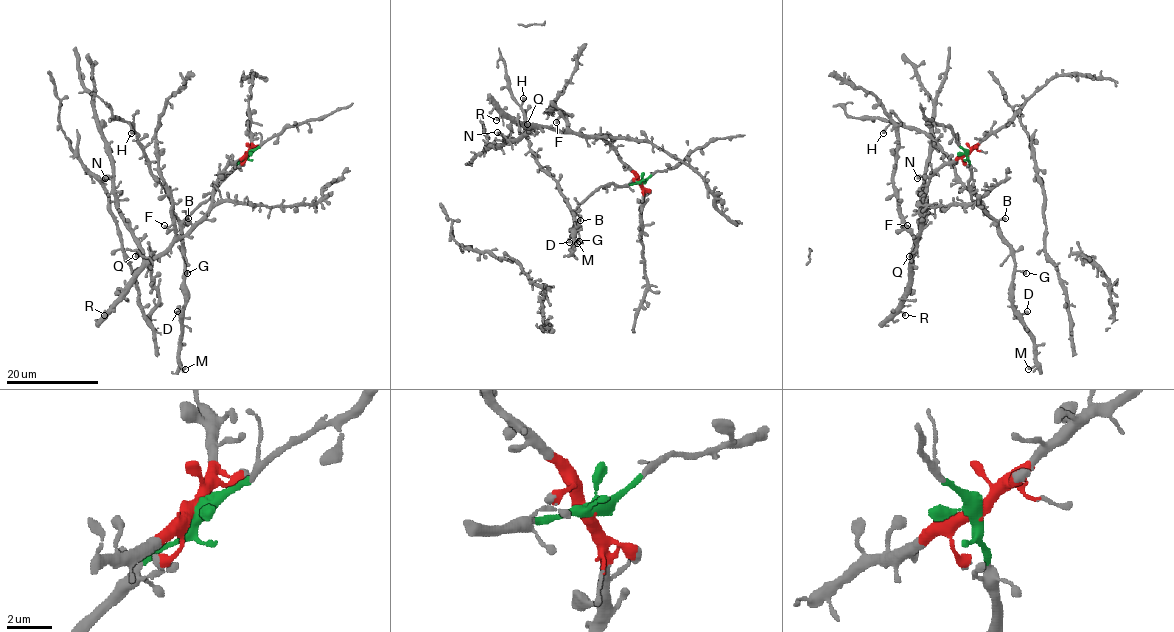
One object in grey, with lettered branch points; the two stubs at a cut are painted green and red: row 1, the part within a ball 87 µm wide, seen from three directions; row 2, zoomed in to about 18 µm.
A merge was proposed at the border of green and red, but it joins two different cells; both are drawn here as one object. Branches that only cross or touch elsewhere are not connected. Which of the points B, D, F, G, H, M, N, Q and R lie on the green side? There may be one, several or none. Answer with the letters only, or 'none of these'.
B, D, G, H, M

